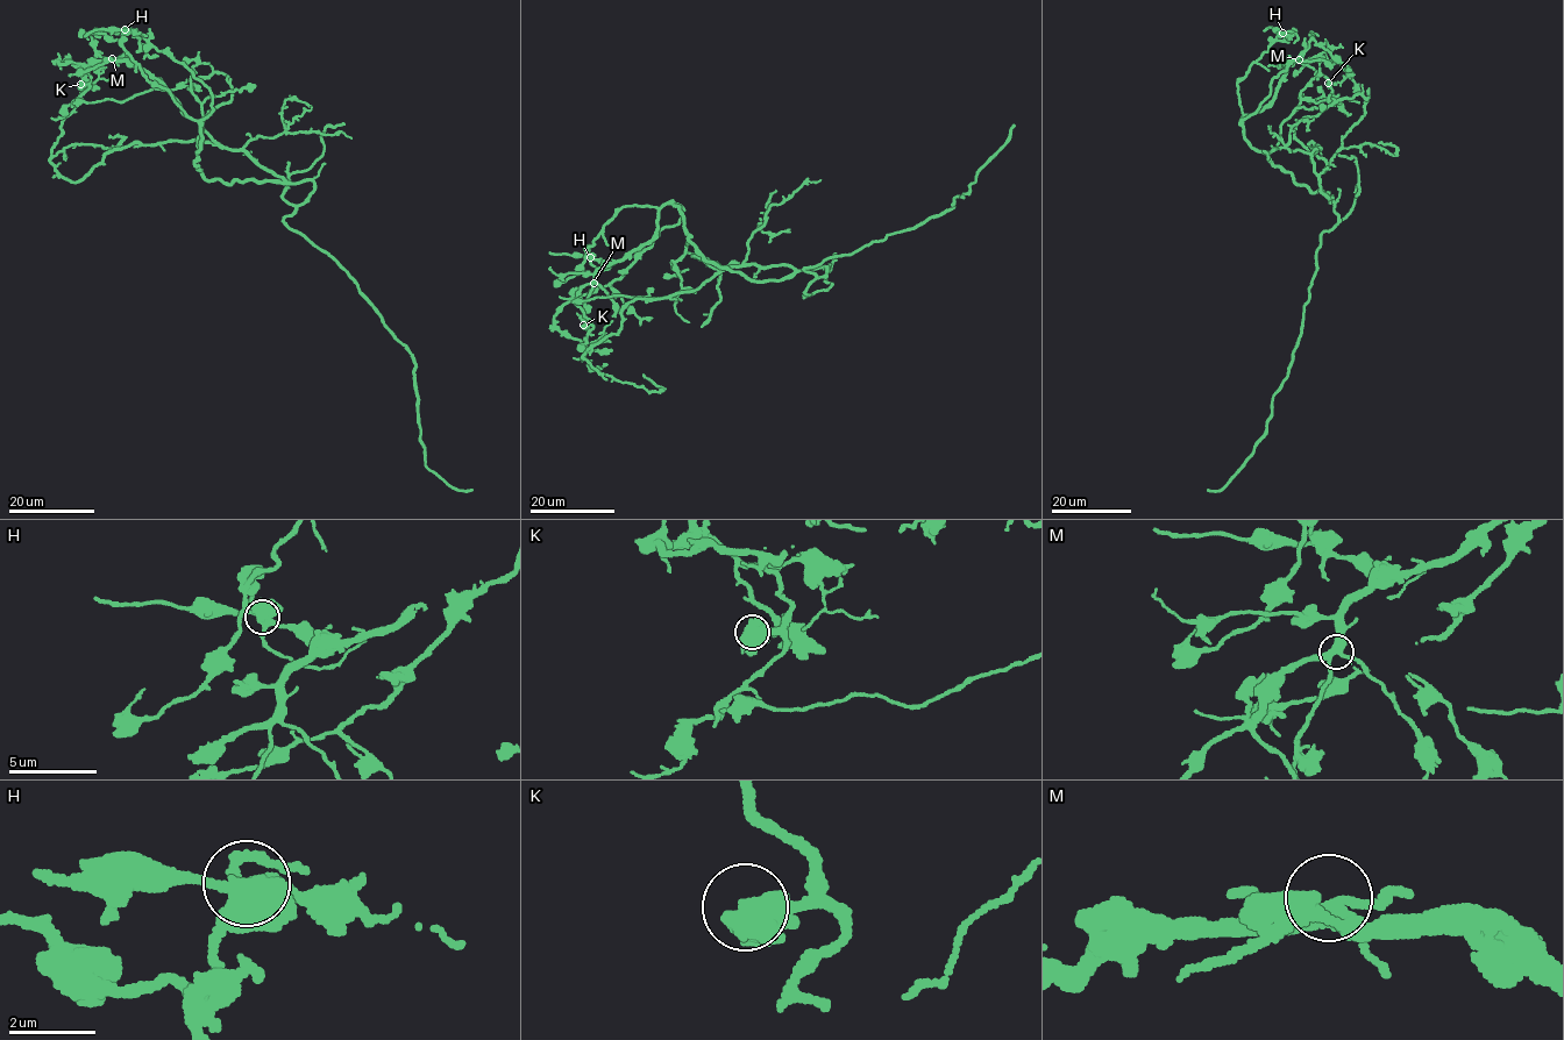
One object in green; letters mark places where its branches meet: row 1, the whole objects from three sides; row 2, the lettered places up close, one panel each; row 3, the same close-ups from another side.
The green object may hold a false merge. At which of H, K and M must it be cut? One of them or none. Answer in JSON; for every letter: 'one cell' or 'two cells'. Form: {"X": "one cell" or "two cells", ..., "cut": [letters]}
{"H": "two cells", "K": "one cell", "M": "one cell", "cut": ["H"]}

